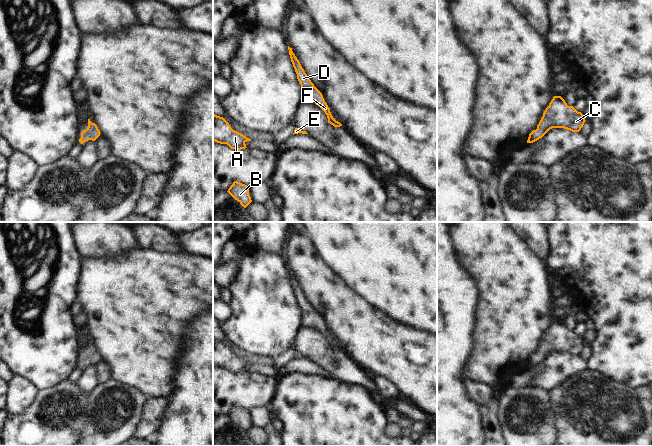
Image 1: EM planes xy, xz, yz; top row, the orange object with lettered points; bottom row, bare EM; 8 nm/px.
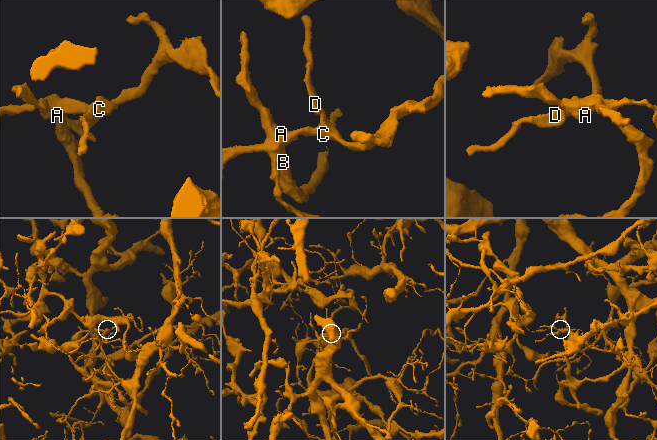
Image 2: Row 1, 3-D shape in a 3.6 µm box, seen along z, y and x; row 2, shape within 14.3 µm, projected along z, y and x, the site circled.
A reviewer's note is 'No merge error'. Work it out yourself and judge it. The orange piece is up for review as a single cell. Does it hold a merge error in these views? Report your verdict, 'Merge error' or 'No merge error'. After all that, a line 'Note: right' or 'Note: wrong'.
No merge error.
Note: right

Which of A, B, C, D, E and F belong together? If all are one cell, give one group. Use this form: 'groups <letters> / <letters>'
groups A B C D E F

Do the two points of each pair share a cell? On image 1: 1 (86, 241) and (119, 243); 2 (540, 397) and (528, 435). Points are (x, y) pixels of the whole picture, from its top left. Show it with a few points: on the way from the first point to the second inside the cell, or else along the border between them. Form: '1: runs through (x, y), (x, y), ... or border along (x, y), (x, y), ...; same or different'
1: runs through (94, 241), (111, 241); same
2: runs through (532, 406), (528, 411), (528, 426); same

